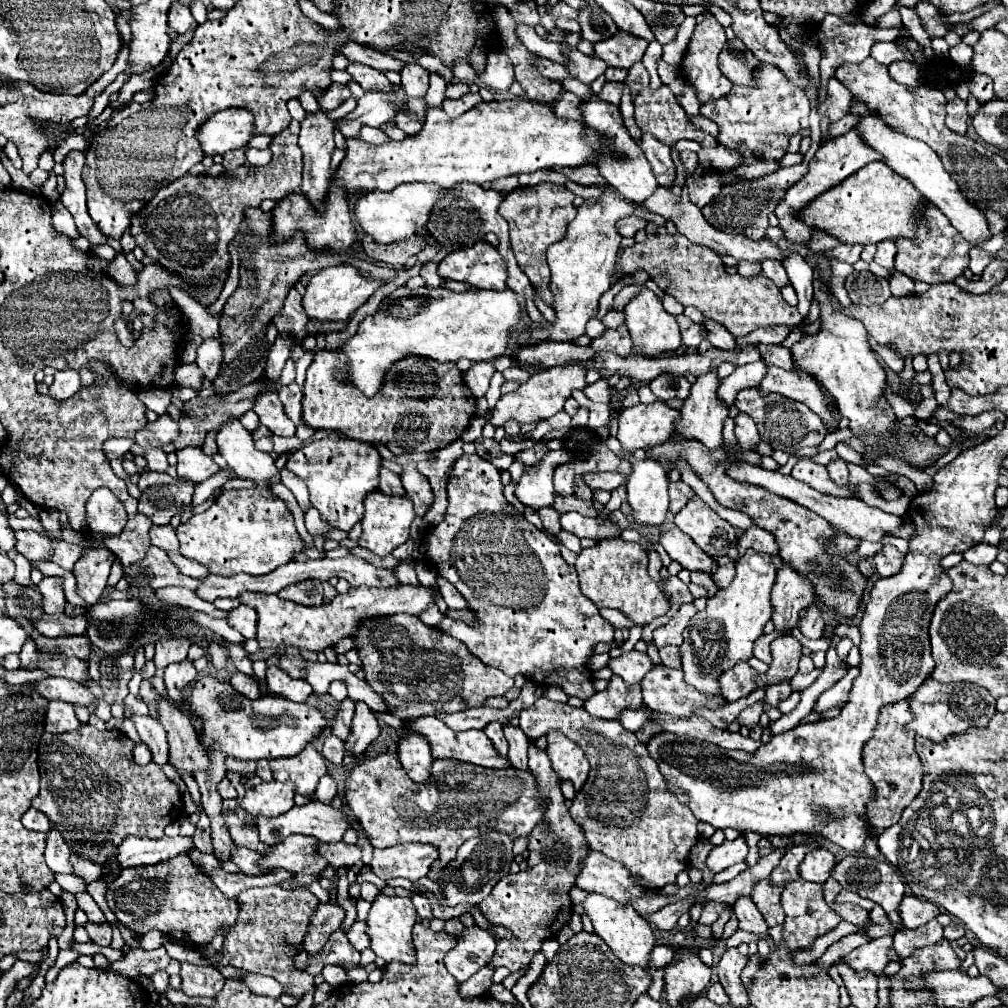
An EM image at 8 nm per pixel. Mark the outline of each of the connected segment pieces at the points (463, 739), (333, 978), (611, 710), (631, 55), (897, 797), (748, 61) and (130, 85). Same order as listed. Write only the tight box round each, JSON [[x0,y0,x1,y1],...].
[[388,717,510,769],[322,965,346,987],[584,675,642,719],[594,31,648,69],[862,701,922,831],[718,39,758,85],[111,71,156,109]]

